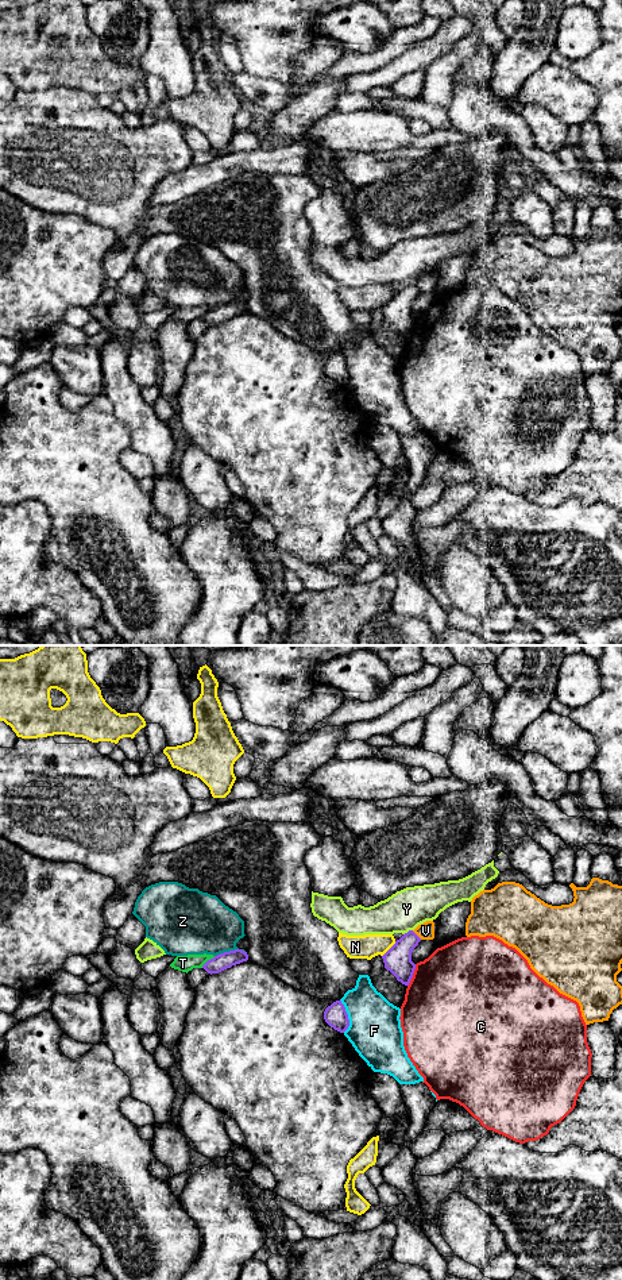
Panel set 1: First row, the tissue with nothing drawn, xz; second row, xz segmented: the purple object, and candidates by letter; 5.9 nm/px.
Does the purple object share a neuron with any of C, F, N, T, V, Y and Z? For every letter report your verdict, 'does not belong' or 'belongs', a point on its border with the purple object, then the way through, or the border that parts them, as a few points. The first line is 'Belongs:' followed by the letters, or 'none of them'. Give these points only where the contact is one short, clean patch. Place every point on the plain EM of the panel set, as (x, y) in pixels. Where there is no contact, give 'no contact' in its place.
Belongs: none of them
C: does not belong; contact xz (412, 327)
F: does not belong; contact xz (347, 367)
N: does not belong; contact xz (389, 301)
T: does not belong; contact xz (208, 312)
V: does not belong; contact xz (416, 286)
Y: does not belong; contact xz (409, 282); border xz (412, 281), (404, 286)
Z: does not belong; contact xz (225, 304)

